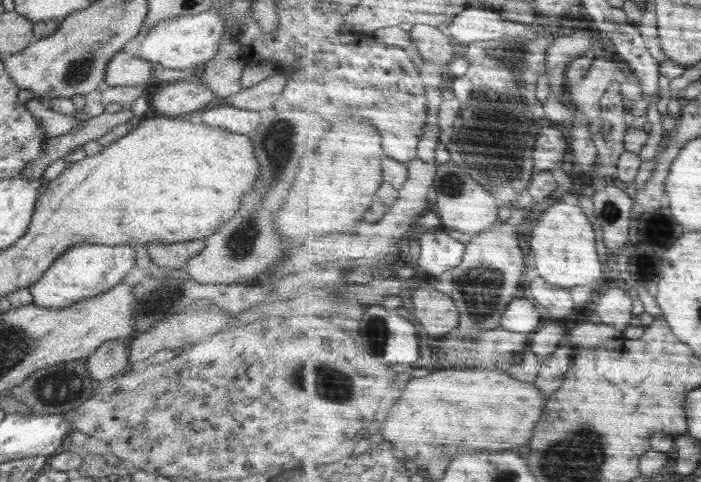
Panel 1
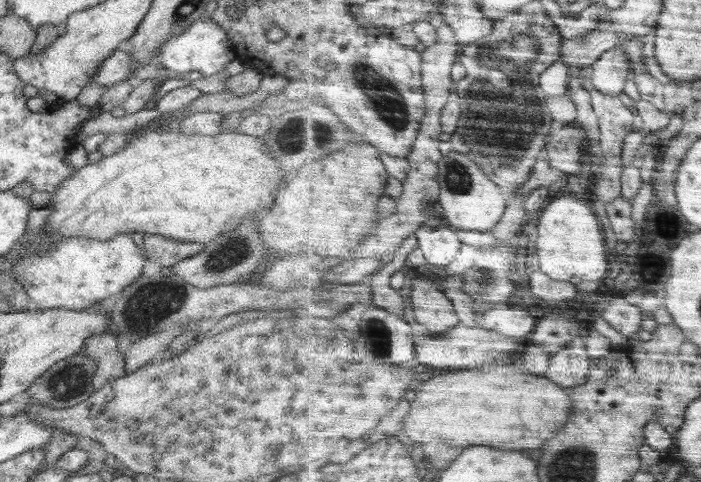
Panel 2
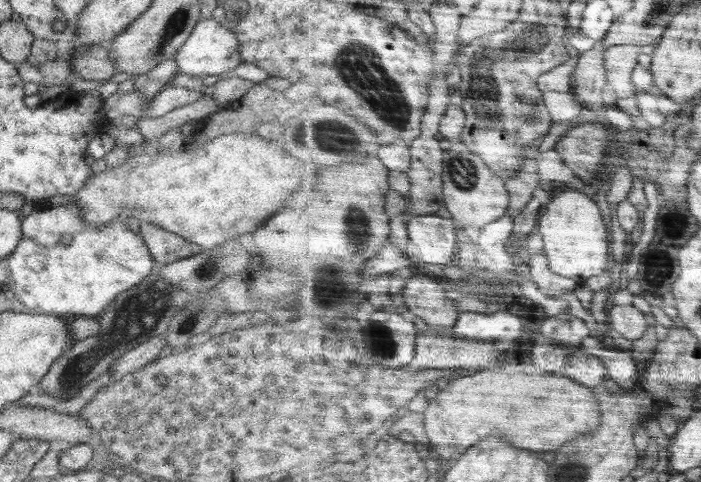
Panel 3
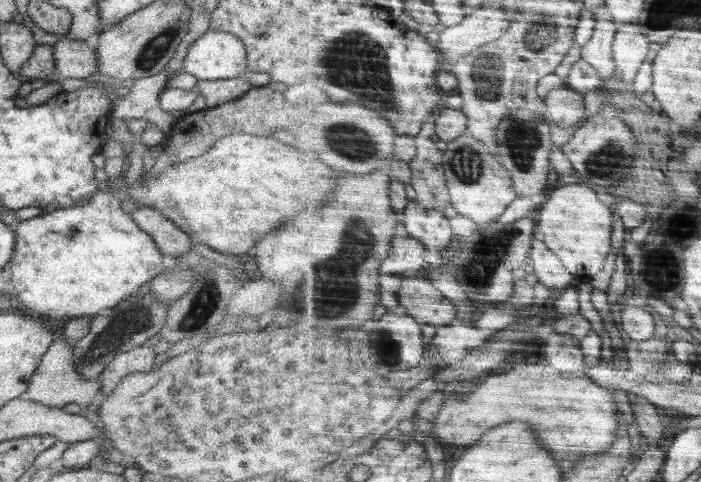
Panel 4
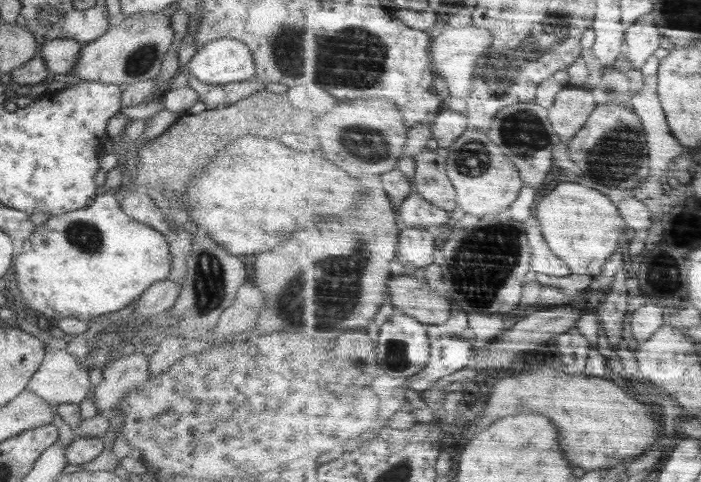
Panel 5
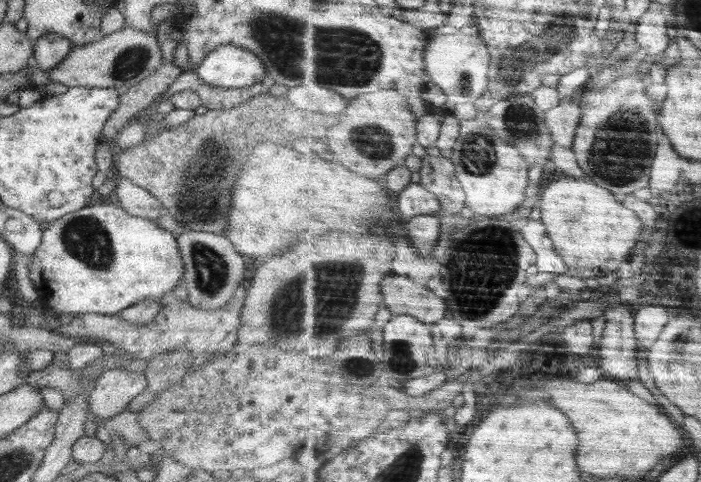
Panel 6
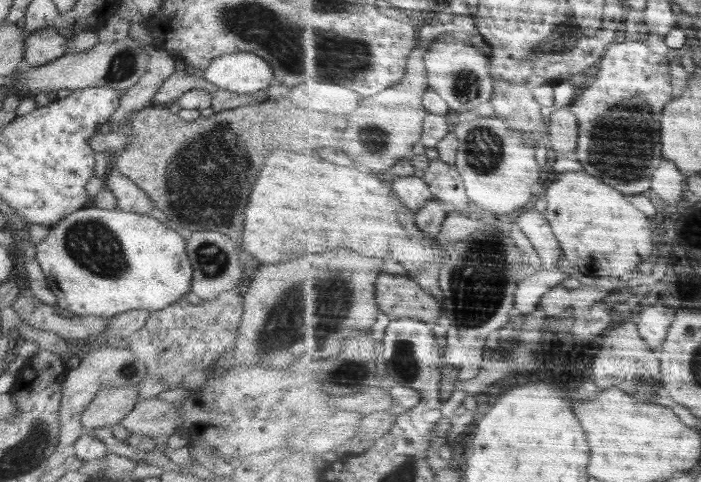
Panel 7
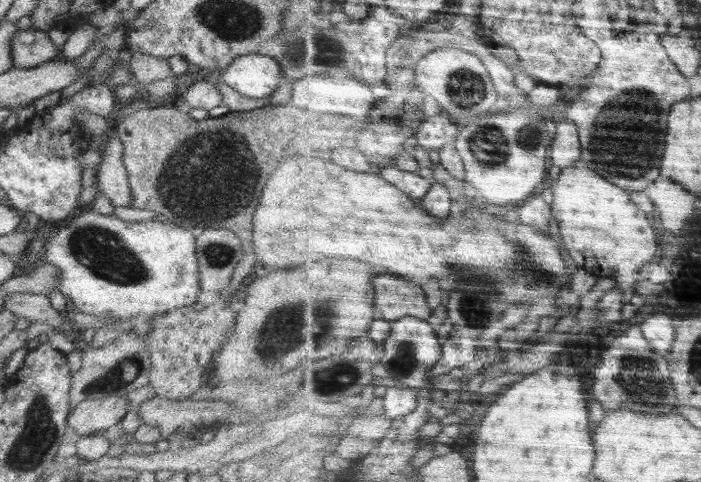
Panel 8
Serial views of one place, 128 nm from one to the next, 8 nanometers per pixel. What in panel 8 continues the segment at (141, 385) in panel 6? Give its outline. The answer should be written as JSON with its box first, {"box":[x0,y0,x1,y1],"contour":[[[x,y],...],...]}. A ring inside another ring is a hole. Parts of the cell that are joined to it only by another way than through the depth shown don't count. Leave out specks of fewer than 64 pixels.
{"box":[67,396,130,437],"contour":[[[97,396],[77,404],[67,416],[67,424],[74,428],[77,437],[88,434],[107,433],[130,410],[127,398]]]}

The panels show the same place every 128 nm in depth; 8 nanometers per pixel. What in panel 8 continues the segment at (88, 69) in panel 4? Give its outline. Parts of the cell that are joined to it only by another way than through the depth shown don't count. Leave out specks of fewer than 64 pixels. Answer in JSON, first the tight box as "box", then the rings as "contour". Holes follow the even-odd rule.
{"box":[11,29,61,69],"contour":[[[17,29],[11,40],[11,57],[16,69],[36,67],[54,58],[61,48],[54,44],[46,31]]]}

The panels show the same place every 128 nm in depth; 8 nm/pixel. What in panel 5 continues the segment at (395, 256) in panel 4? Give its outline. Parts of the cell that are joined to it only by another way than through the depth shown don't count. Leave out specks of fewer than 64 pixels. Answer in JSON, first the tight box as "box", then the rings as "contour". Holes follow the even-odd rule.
{"box":[398,228,436,267],"contour":[[[408,228],[401,232],[400,258],[398,259],[403,265],[409,267],[427,267],[436,262],[436,258],[434,258],[436,248],[436,238],[430,230]]]}

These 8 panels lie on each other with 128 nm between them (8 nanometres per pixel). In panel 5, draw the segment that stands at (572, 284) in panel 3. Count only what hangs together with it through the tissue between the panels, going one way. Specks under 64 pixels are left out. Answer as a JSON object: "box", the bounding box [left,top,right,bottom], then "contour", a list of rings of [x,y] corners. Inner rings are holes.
{"box":[527,226,573,276],"contour":[[[534,226],[527,233],[530,234],[530,242],[534,248],[532,264],[536,272],[544,272],[550,276],[570,276],[573,273],[568,263],[550,250],[548,240],[544,238],[542,226]]]}

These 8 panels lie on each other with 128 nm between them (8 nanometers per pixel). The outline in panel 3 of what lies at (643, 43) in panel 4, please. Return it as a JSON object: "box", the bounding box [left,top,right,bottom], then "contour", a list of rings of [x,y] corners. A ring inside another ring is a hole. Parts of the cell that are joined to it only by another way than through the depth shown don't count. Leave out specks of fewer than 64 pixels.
{"box":[606,44,642,98],"contour":[[[637,44],[614,45],[606,51],[609,87],[618,92],[618,98],[630,98],[638,94],[633,75],[640,62],[642,46]]]}

